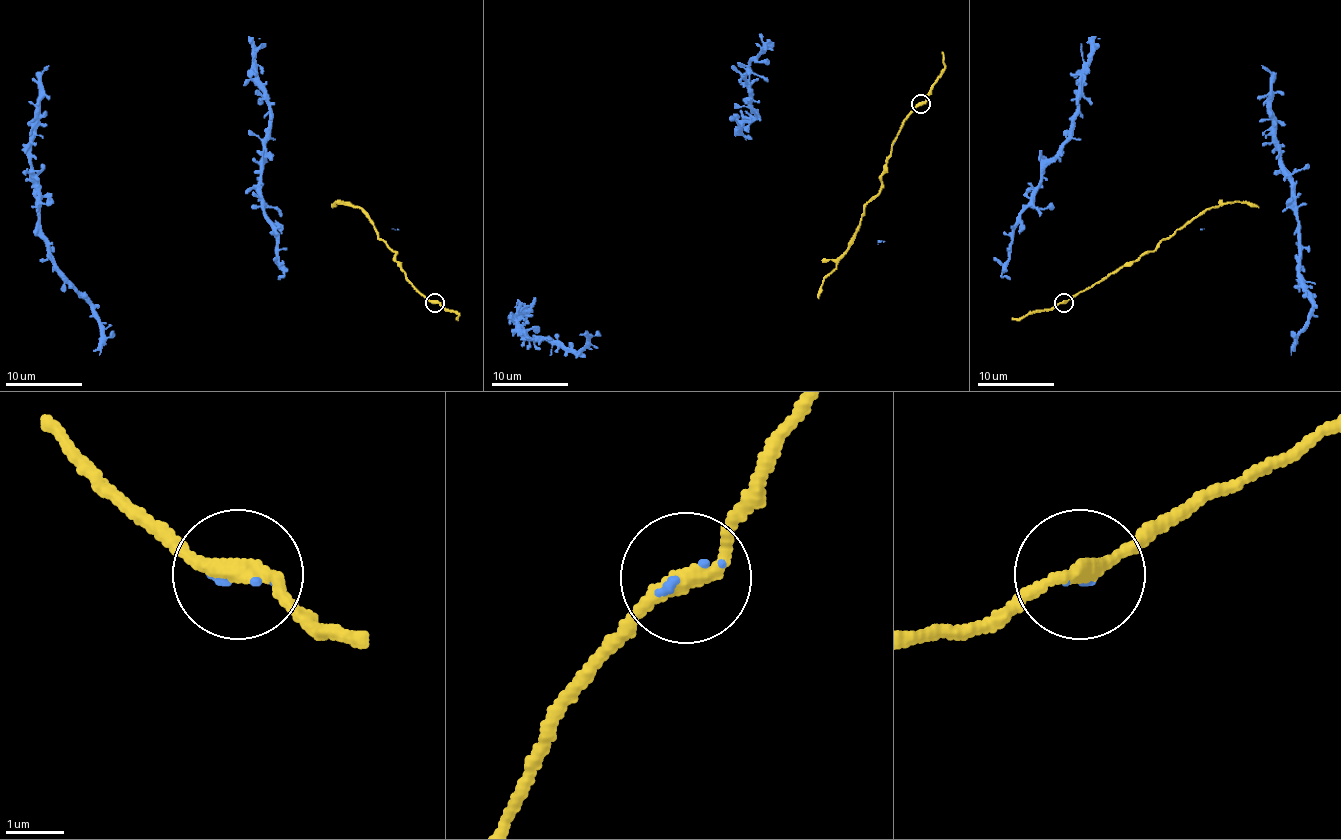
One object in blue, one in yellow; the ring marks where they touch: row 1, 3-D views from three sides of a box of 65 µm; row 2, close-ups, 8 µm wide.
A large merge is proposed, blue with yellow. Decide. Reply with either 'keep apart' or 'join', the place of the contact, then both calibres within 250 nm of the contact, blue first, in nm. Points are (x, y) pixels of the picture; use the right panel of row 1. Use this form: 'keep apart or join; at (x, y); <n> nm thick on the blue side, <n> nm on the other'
join; at (1063, 302); 60 nm thick on the blue side, 280 nm on the other

